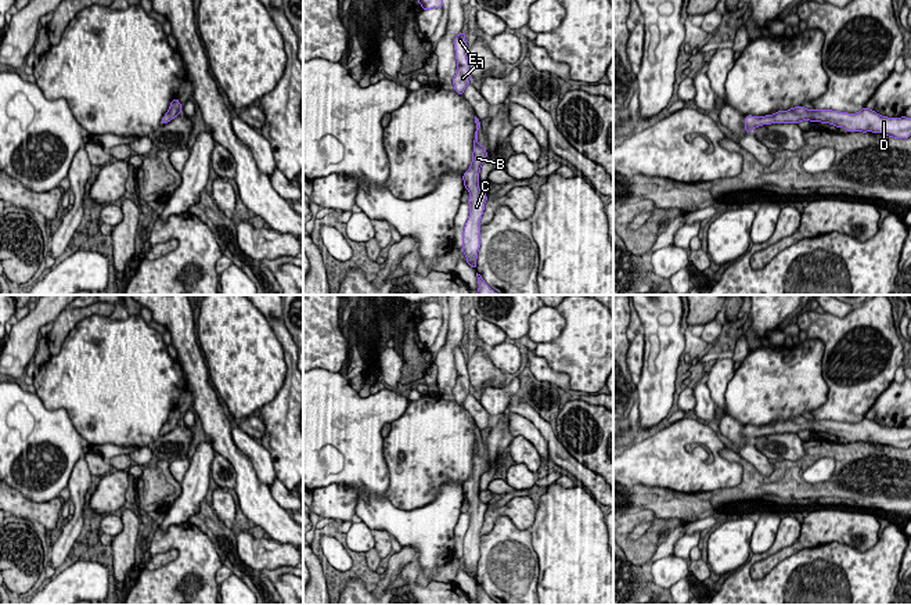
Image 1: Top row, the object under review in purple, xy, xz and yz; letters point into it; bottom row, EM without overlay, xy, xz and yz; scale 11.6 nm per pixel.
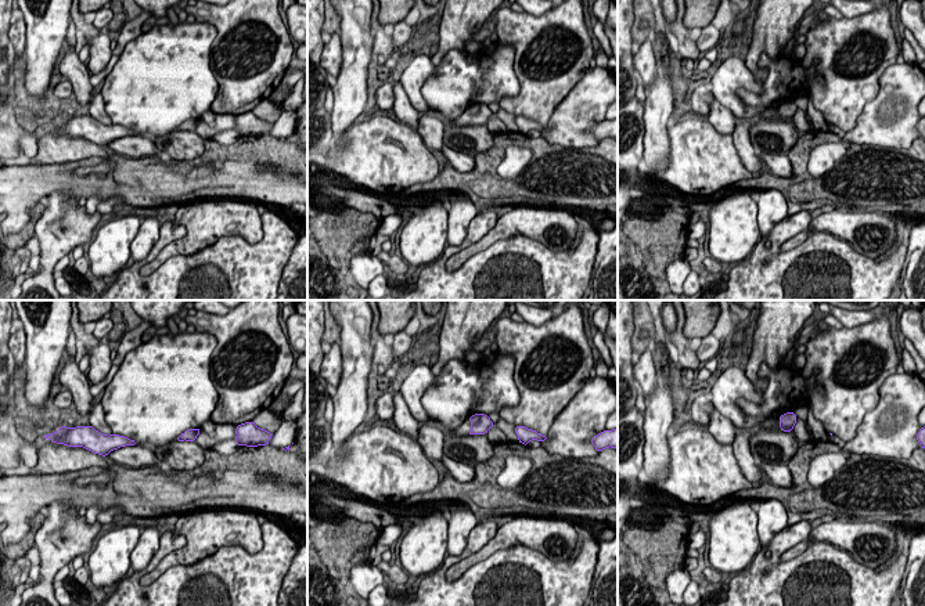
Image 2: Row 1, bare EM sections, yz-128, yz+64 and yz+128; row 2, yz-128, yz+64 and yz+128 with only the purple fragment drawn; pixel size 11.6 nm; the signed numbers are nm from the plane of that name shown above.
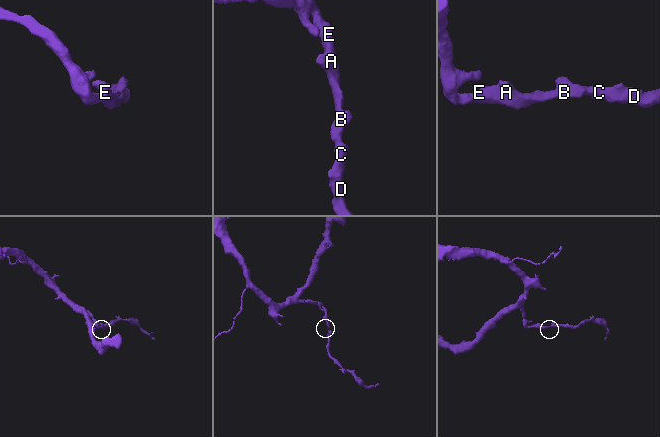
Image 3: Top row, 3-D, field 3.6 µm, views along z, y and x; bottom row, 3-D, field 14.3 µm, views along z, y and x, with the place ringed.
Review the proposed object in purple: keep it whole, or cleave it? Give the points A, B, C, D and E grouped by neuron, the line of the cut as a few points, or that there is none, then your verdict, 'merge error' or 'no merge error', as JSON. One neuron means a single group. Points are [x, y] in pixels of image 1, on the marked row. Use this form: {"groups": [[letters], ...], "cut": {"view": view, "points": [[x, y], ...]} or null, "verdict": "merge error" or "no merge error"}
{"groups": [["A", "B", "C", "D", "E"]], "cut": null, "verdict": "no merge error"}

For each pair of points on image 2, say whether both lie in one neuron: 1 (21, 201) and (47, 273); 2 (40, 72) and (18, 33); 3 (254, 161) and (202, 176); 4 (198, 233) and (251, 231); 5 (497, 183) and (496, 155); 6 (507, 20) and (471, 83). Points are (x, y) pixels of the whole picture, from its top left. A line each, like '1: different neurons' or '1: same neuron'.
1: different neurons
2: different neurons
3: same neuron
4: same neuron
5: same neuron
6: different neurons

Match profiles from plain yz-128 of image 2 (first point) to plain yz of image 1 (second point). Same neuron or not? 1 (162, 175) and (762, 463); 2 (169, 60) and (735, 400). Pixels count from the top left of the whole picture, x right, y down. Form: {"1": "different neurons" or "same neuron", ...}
{"1": "different neurons", "2": "same neuron"}

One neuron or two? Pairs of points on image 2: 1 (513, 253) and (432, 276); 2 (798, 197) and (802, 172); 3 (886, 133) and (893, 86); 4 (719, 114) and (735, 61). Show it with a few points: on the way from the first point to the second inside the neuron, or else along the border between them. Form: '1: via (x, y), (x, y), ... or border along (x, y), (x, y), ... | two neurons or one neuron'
1: via (493, 273), (486, 280), (452, 280) | one neuron
2: via (801, 191), (803, 188), (803, 177) | one neuron
3: via (874, 123), (873, 107), (881, 97) | one neuron
4: border along (715, 97), (735, 116) | two neurons

